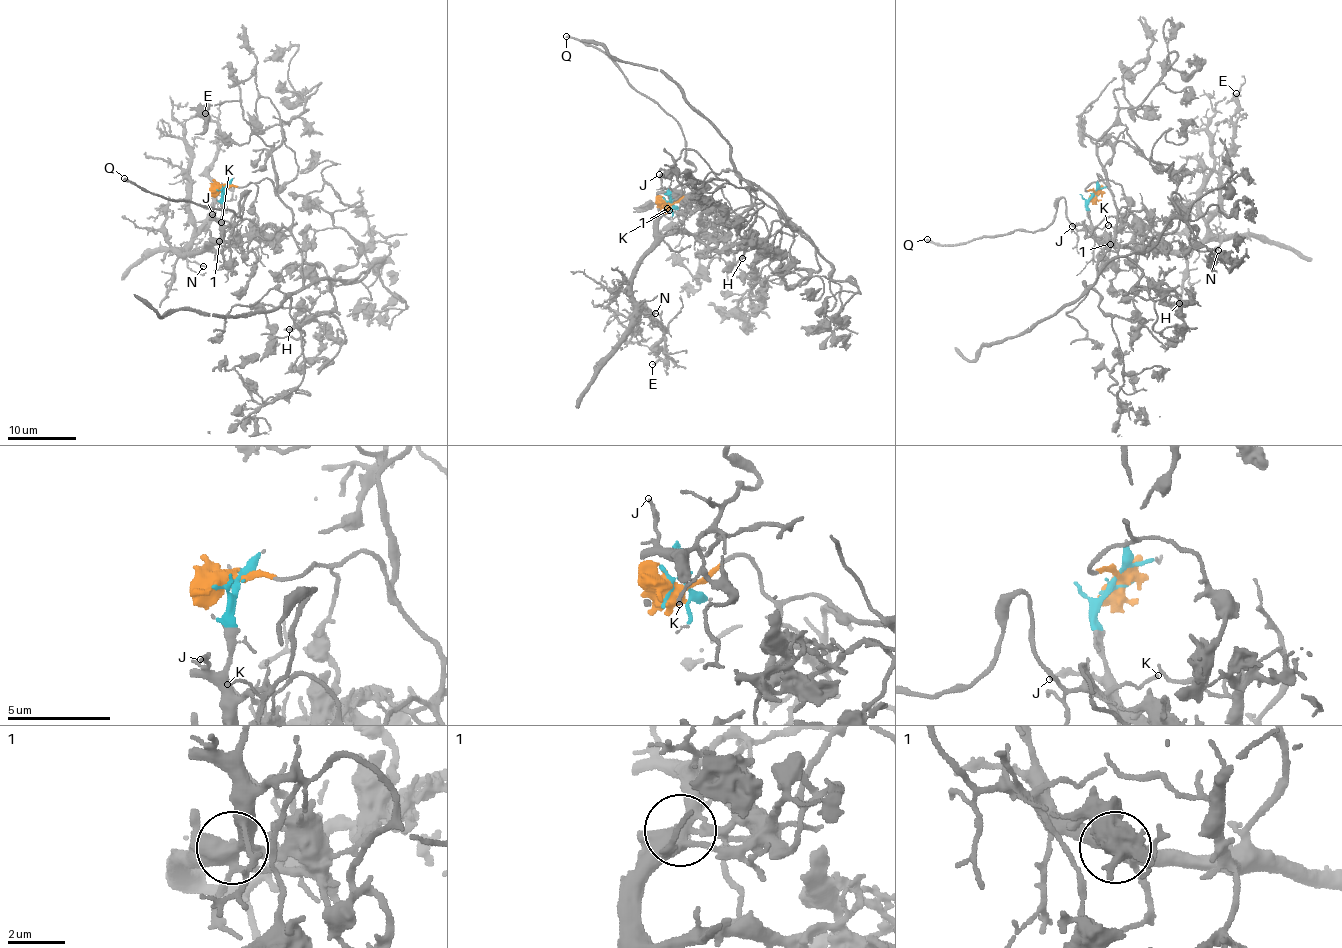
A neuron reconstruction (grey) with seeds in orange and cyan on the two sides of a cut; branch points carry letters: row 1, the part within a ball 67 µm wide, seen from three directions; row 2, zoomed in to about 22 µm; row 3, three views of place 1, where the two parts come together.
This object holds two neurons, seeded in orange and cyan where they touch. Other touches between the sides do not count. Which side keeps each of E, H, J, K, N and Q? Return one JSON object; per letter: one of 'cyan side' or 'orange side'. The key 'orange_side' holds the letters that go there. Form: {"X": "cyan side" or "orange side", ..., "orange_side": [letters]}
{"E": "cyan side", "H": "orange side", "J": "cyan side", "K": "cyan side", "N": "cyan side", "Q": "cyan side", "orange_side": ["H"]}

